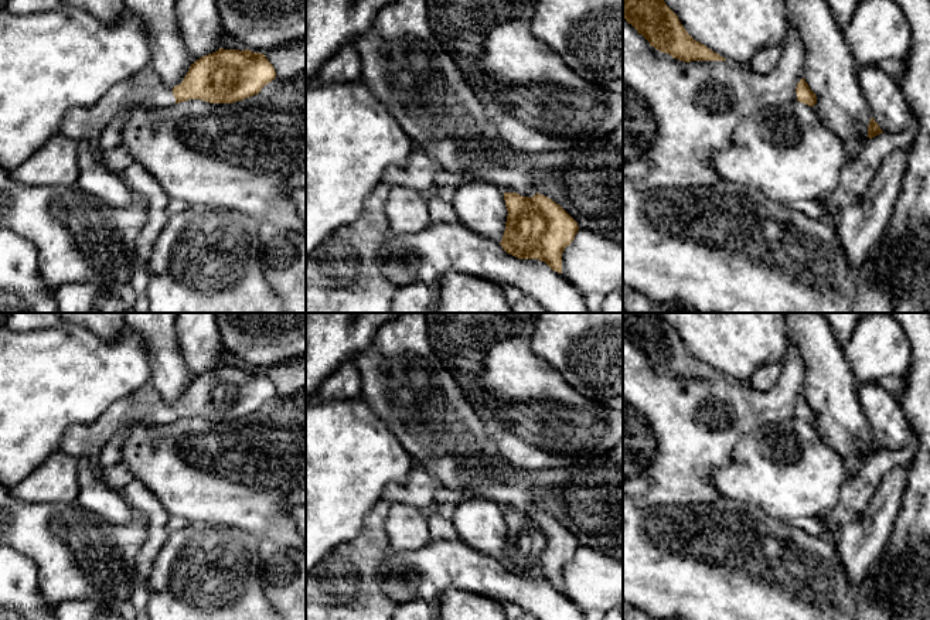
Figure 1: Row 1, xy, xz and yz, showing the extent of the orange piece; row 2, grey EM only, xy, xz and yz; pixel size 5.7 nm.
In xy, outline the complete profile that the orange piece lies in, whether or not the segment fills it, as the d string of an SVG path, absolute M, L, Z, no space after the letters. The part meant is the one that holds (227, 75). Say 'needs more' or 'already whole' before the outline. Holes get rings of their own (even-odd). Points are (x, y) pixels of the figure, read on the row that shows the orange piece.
needs more; M219 48L212 54L201 57L191 64L183 82L173 89L163 85L157 72L153 69L151 64L149 64L133 76L133 81L140 86L149 86L151 92L139 101L129 101L125 103L112 122L102 130L93 149L101 154L108 149L120 144L123 123L126 122L127 115L137 106L170 108L190 99L201 99L209 103L234 103L258 95L262 88L275 78L276 71L265 54L252 52L249 50L239 51Z

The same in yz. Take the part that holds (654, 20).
already whole; M623 0L623 17L651 47L684 62L726 61L695 41L664 0Z

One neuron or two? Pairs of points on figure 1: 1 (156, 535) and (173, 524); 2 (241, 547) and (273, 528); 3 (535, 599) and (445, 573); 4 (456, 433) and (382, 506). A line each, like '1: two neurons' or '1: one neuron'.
1: two neurons
2: two neurons
3: one neuron
4: two neurons

